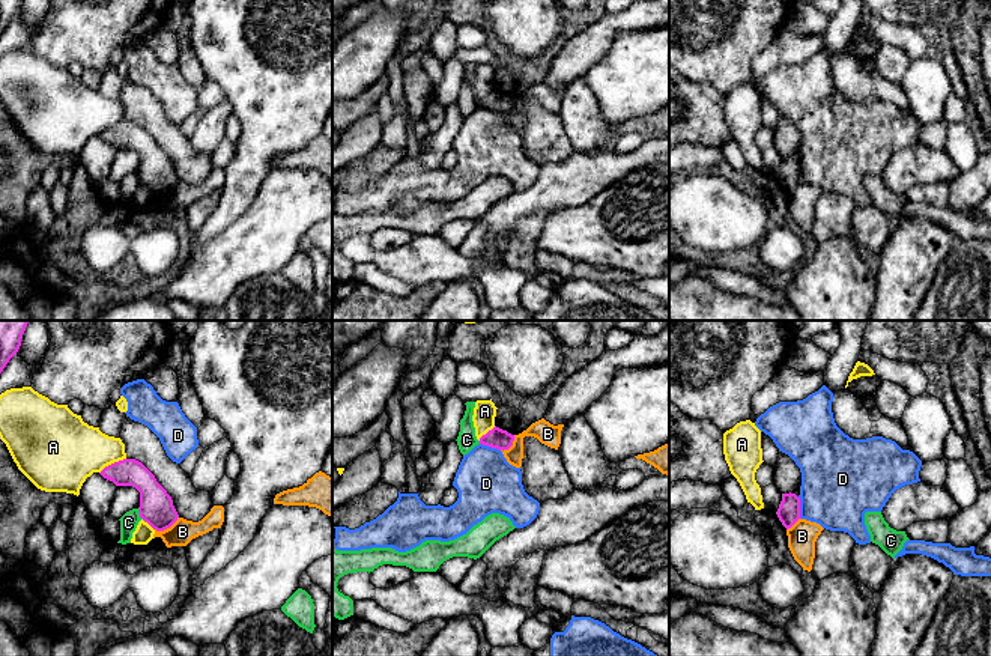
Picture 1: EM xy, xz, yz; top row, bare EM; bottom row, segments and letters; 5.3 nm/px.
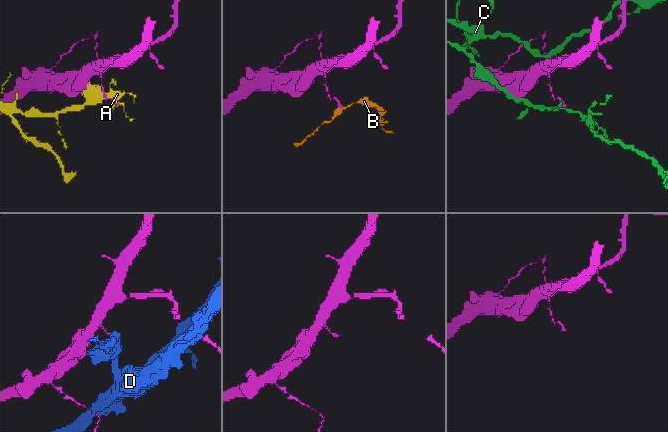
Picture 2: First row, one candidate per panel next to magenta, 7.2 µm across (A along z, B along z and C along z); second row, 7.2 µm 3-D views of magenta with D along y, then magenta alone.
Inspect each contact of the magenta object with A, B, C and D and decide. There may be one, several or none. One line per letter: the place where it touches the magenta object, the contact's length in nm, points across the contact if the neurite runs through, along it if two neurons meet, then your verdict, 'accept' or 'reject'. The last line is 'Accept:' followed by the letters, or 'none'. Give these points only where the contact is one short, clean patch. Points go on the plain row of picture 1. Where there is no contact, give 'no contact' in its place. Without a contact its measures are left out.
A: xy (112, 127) | 170 nm | reject
B: xy (167, 190) | 150 nm | along xy (178, 179), (169, 190), (155, 193) | reject
C: xy (139, 175) | 60 nm | reject
D: yz (799, 170) | 120 nm | along yz (797, 160), (802, 181) | reject
Accept: none

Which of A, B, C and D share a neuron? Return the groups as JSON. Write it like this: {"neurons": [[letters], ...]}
{"neurons": [["A"], ["B"], ["C"], ["D"]]}

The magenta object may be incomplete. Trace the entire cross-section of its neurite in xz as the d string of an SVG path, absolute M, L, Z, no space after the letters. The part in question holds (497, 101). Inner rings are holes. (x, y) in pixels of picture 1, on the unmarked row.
M495 89L492 93L483 98L478 105L504 114L513 108L513 104L514 98Z

